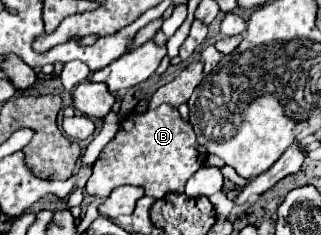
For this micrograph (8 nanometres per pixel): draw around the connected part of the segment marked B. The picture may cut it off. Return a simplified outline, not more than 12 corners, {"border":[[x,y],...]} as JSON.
{"border":[[178,108],[120,122],[84,190],[124,184],[152,198],[184,192],[204,166]]}

